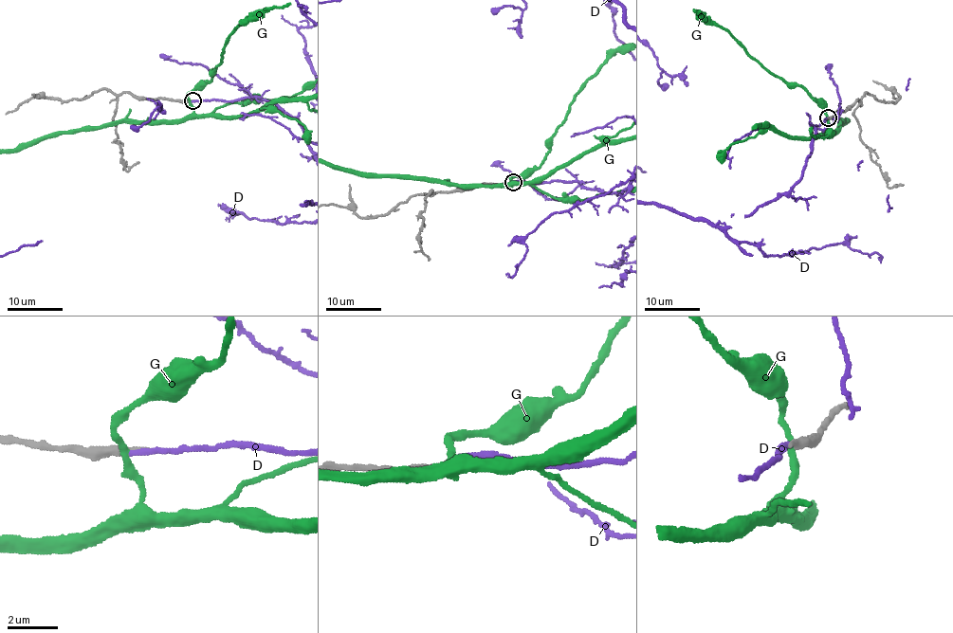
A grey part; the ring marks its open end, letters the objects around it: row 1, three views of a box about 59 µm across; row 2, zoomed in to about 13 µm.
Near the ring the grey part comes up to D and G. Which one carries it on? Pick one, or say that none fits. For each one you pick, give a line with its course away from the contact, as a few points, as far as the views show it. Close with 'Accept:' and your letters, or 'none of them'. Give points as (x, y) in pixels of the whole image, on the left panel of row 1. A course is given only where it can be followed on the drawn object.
Accept: D

